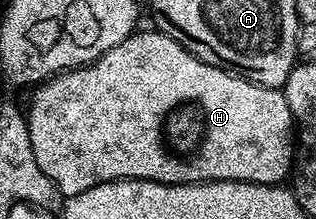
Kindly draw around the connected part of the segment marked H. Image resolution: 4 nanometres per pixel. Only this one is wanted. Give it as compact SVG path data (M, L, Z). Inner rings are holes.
M158 30L151 32L136 31L113 46L101 58L84 68L72 68L70 72L61 72L34 89L31 96L31 109L26 109L29 142L33 146L33 158L37 158L37 166L61 190L63 197L79 196L98 184L108 184L114 180L152 180L162 184L203 184L206 180L236 180L237 182L257 182L279 186L288 179L293 168L293 121L291 111L285 102L282 91L278 88L257 86L243 77L226 72L223 68L215 68L198 60L189 50L185 50L173 38Z

